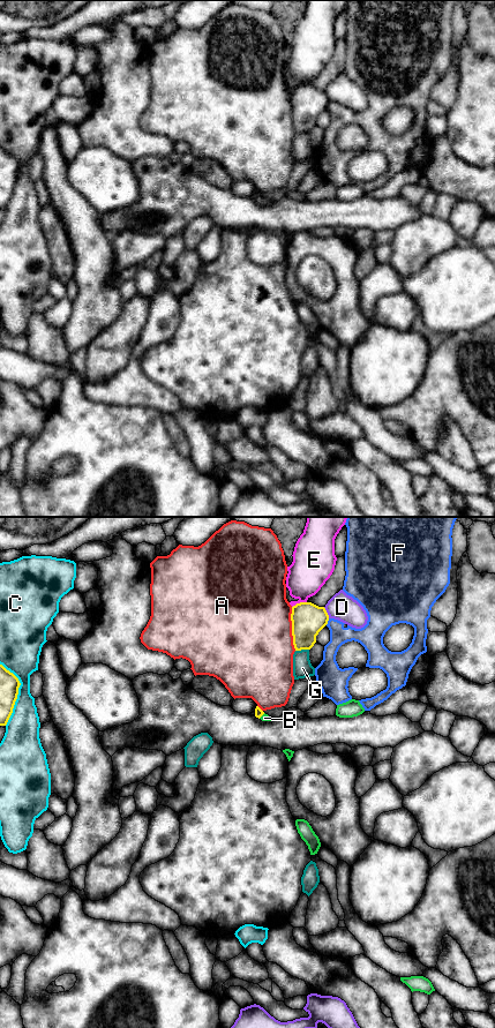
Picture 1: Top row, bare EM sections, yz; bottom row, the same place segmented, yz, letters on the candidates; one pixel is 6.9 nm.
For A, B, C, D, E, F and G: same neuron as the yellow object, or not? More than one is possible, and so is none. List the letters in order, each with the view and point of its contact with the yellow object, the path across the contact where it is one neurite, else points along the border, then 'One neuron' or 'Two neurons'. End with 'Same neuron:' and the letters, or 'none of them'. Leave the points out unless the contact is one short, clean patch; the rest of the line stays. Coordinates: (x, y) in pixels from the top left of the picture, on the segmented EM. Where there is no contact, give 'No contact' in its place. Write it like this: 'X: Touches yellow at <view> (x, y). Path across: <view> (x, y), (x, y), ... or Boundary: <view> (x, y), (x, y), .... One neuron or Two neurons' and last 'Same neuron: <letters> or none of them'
A: Touches yellow at yz (292, 629). Two neurons
B: Touches yellow at yz (261, 715). Path across: yz (259, 712), (261, 715), (264, 718). One neuron
C: Touches yellow at yz (17, 693). Two neurons
D: Touches yellow at yz (327, 613). Two neurons
E: Touches yellow at yz (300, 602). Two neurons
F: Touches yellow at yz (327, 622). Two neurons
G: Touches yellow at yz (301, 648). Two neurons
Same neuron: B

